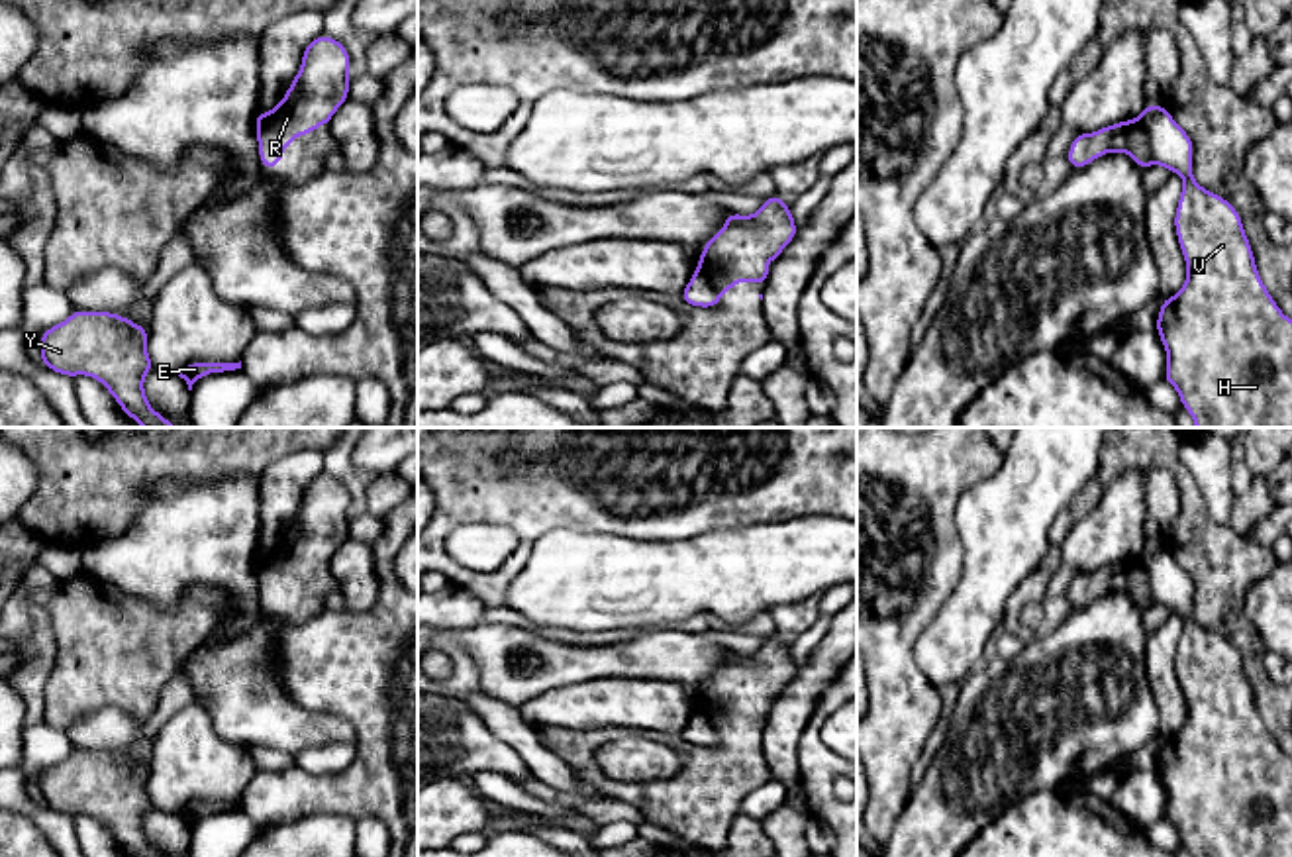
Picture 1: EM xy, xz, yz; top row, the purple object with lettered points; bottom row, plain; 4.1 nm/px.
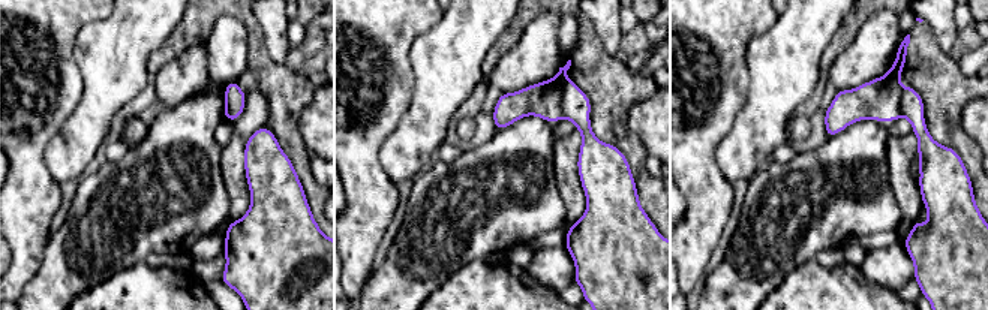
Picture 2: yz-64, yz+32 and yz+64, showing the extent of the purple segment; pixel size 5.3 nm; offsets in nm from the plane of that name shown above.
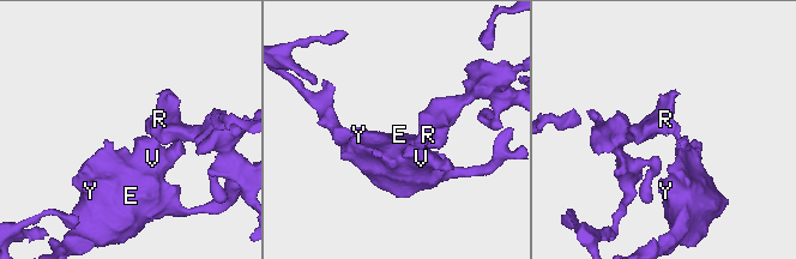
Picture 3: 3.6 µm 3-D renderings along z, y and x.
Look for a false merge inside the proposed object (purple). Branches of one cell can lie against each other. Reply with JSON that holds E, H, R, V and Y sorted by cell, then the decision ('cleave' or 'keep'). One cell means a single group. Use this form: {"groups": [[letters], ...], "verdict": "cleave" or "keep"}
{"groups": [["E", "H", "V", "Y"], ["R"]], "verdict": "cleave"}

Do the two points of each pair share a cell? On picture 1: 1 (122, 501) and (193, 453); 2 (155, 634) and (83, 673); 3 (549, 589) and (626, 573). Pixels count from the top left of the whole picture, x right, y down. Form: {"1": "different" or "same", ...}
{"1": "same", "2": "same", "3": "same"}

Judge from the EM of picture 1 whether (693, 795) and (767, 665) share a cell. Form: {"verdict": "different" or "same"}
{"verdict": "same"}

